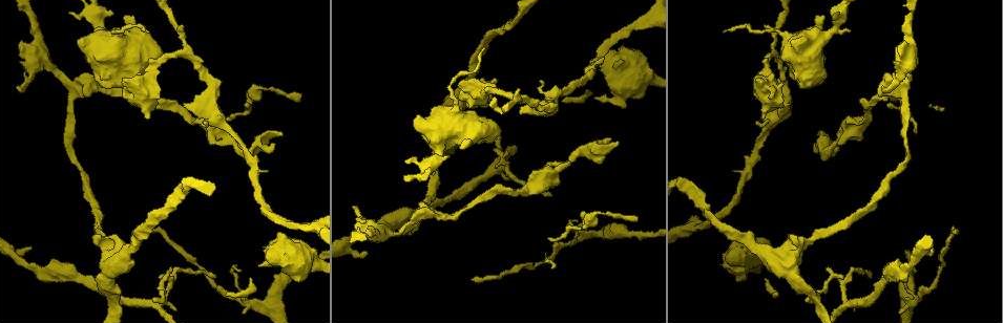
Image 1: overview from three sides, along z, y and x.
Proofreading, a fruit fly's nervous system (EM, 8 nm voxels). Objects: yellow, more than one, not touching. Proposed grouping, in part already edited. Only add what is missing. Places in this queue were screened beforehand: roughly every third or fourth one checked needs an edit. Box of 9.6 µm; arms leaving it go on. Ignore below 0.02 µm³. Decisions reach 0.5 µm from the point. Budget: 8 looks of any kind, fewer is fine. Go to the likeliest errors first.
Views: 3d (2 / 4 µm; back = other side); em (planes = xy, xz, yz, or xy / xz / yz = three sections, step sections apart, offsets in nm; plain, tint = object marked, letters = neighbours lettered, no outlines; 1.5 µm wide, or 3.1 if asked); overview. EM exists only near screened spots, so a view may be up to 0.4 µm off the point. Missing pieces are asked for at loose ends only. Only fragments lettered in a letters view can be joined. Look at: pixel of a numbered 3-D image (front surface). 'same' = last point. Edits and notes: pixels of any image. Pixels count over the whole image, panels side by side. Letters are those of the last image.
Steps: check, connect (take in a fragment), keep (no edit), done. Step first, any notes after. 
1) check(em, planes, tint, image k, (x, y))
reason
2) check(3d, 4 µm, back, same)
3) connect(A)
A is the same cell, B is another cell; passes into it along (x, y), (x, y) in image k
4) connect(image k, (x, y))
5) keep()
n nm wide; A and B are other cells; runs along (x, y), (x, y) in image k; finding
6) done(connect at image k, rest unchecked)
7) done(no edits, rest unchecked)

check(3d, 2 µm, image 1, (541, 81))
free end

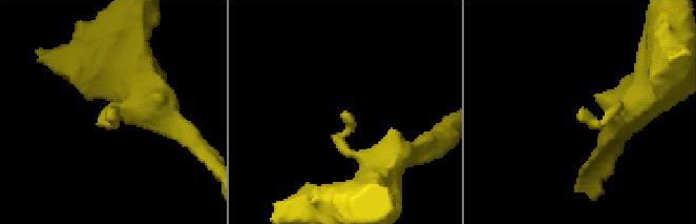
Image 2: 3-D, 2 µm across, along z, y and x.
check(em, planes, tint, image 2, (581, 112))

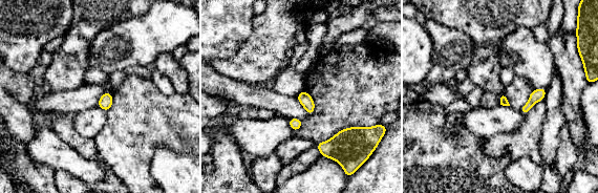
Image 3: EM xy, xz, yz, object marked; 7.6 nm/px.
check(em, planes, letters, same)
see the neighbours

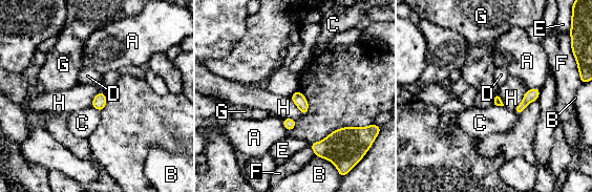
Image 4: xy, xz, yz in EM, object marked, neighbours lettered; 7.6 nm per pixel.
keep()
A, B, C, D, E, F, G and H are other cells; no lettered fragment goes on from it

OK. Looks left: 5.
check(3d, 2 µm, image 1, (365, 253))
free end

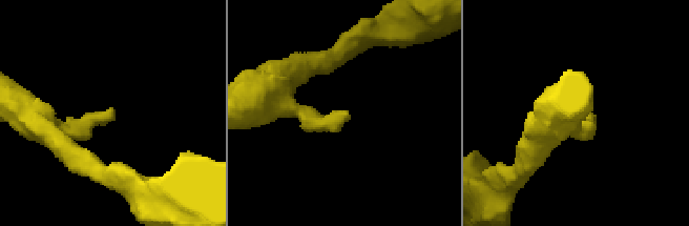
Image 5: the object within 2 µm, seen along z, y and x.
check(em, yz, step 4, letters, image 5, (348, 114))
shape alone is not enough

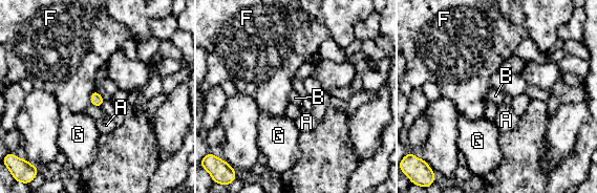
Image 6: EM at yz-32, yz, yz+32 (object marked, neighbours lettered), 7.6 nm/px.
check(em, planes, letters, same)
another direction

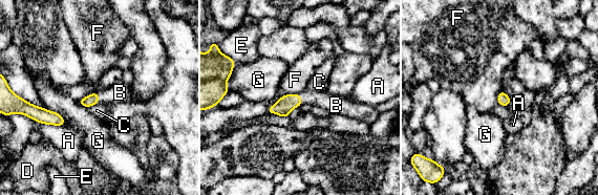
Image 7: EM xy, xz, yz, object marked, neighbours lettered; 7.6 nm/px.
connect(B)
B is the same cell, A, C, D, E, F and G are other cells; passes into it along (91, 100), (98, 98), (120, 92) in image 7; the cell continues

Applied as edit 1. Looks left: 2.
done(connect at image 7, rest unchecked)

